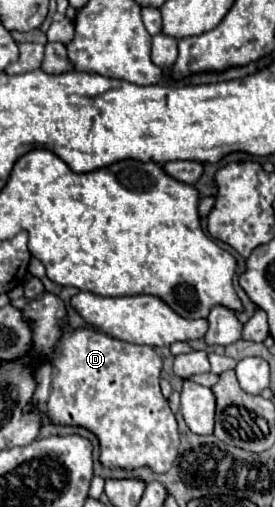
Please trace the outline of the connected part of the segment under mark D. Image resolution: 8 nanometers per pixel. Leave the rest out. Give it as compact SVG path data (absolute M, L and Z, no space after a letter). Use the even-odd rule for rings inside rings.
M81 328L73 330L73 334L63 336L49 360L37 366L39 386L35 392L35 400L39 402L39 408L49 416L51 422L83 426L91 430L101 442L99 460L105 466L111 468L149 466L153 472L167 472L171 468L171 464L177 458L179 432L177 432L177 420L159 388L161 356L151 346L123 342L103 332Z

